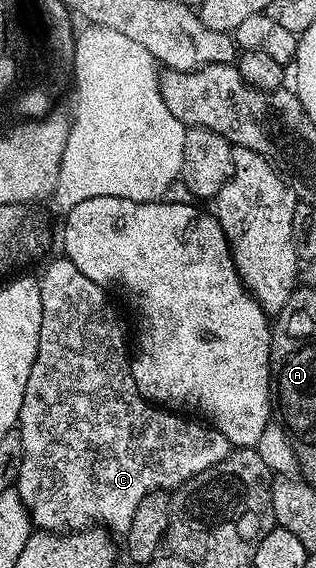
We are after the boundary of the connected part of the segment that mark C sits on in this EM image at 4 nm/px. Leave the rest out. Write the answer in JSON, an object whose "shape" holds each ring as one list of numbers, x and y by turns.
{"shape":[[59,255,56,261,49,262,43,269,43,277,38,278,38,283,41,291,41,339,37,347,37,359,33,359,33,371,29,371,29,383,25,383,25,399,21,399,21,411,17,426,23,448,21,471,17,482,19,498,25,503,27,512,31,515,32,526,39,531,63,531,66,529,78,531,95,526,106,527,111,531,126,530,127,526,131,524,137,505,141,503,141,499,145,495,149,495,155,489,175,491,186,486,196,475,232,456,233,446,225,439,225,435,221,435,221,431,217,431,212,426,200,423,195,419,188,419,178,412,156,407,139,394,139,389,135,386,135,380,131,374,129,341,127,345,126,339,123,338,123,325,119,322,114,307,107,302,108,294,100,285,93,283,93,279,81,275,81,271,77,271,77,267,73,267,73,263,66,255]]}

